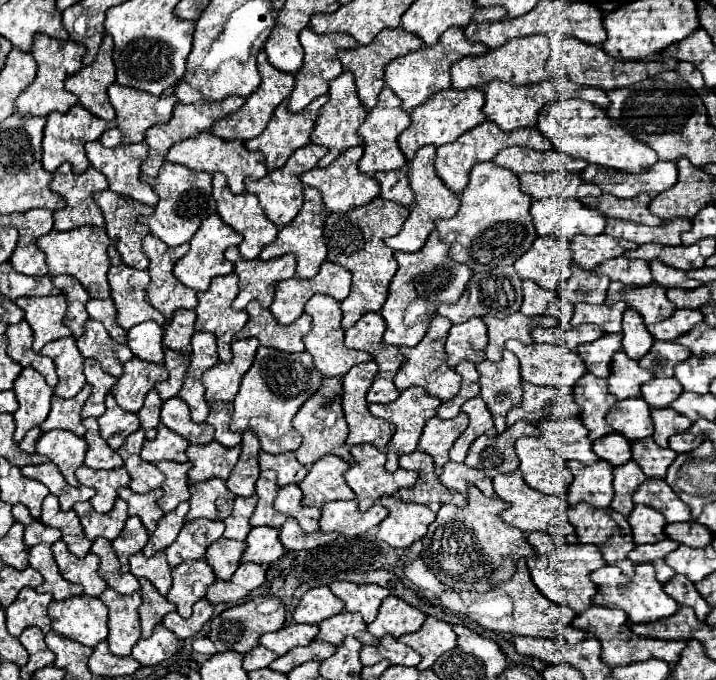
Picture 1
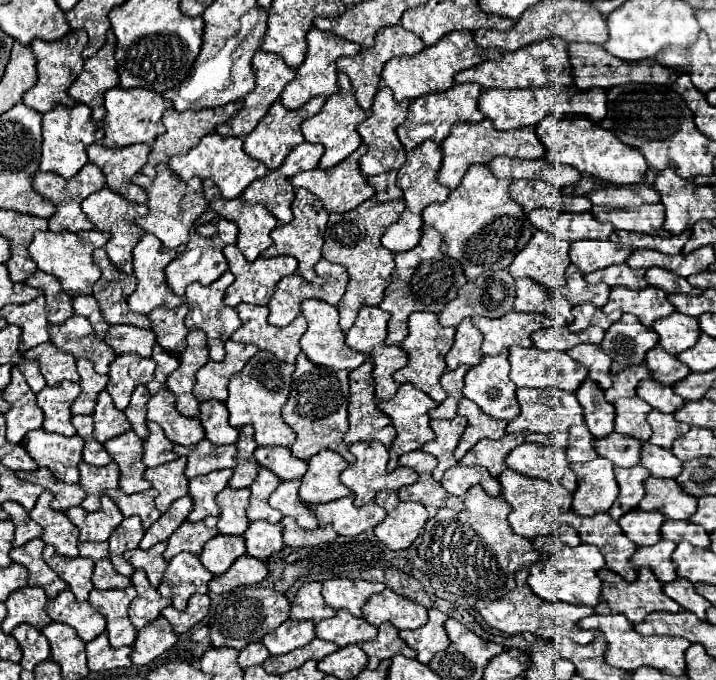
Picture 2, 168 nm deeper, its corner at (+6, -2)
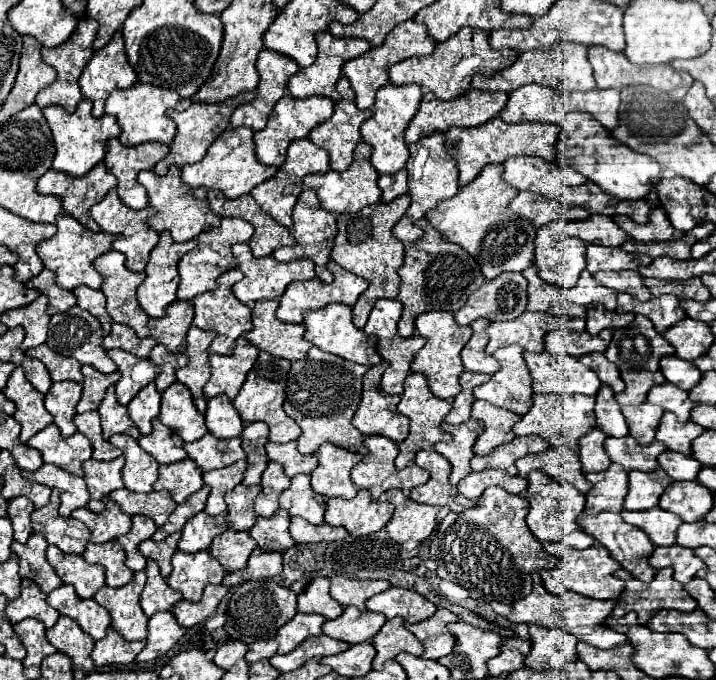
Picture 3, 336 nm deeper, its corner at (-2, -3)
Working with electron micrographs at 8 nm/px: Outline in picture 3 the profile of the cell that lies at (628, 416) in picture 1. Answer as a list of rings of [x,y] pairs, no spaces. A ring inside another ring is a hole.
[[[642,403],[638,407],[622,407],[622,413],[626,417],[626,423],[628,423],[628,429],[630,429],[630,435],[642,443],[642,445],[648,445],[654,441],[654,435],[656,435],[656,429],[658,429],[658,423],[660,423],[660,417],[662,417],[662,409],[652,405],[652,403]]]

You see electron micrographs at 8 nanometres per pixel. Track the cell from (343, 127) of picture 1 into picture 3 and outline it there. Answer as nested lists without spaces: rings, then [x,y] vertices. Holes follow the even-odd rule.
[[[340,77],[338,83],[336,83],[336,91],[340,93],[340,101],[336,103],[334,107],[334,115],[330,117],[330,121],[318,125],[312,133],[310,133],[310,141],[322,149],[328,151],[328,157],[330,157],[330,169],[334,171],[344,171],[350,167],[352,163],[352,155],[354,155],[354,147],[356,143],[362,141],[362,135],[360,135],[360,125],[372,117],[372,111],[360,111],[354,103],[354,91],[348,83],[346,77]]]

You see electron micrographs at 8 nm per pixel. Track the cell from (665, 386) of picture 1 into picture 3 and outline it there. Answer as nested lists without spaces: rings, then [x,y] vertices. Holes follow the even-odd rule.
[[[672,383],[656,385],[648,393],[648,403],[662,407],[664,411],[672,411],[682,423],[690,419],[690,411],[696,407],[694,401],[690,401],[686,391],[680,391]]]

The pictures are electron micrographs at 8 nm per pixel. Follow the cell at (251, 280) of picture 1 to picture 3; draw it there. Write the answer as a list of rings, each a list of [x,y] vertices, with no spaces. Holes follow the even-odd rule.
[[[248,243],[232,245],[232,253],[238,259],[238,269],[244,273],[244,279],[240,279],[234,285],[234,295],[246,305],[252,305],[254,301],[262,301],[262,299],[278,299],[292,281],[308,281],[308,279],[316,277],[314,263],[310,259],[296,259],[290,263],[280,263],[274,257],[258,259],[252,255]]]

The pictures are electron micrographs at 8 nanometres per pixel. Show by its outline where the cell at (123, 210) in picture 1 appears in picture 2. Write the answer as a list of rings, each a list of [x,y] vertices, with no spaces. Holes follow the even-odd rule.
[[[102,188],[102,190],[94,192],[94,194],[90,194],[82,202],[82,210],[94,222],[94,226],[98,230],[106,230],[106,232],[112,234],[110,240],[108,240],[108,244],[106,244],[106,254],[114,262],[114,266],[118,266],[126,274],[132,274],[132,248],[136,246],[136,242],[144,234],[144,230],[136,224],[136,218],[148,214],[148,206],[146,204],[132,204],[124,196],[114,194],[108,188]]]

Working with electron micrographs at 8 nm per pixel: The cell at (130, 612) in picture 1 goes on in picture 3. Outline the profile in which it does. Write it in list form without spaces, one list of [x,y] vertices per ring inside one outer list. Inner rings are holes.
[[[138,571],[134,573],[132,581],[126,583],[120,589],[112,589],[108,585],[104,585],[94,599],[110,611],[112,615],[112,627],[128,641],[140,641],[146,639],[146,625],[148,625],[148,617],[144,615],[142,607],[140,607],[140,593],[142,587],[146,583],[146,573]]]

